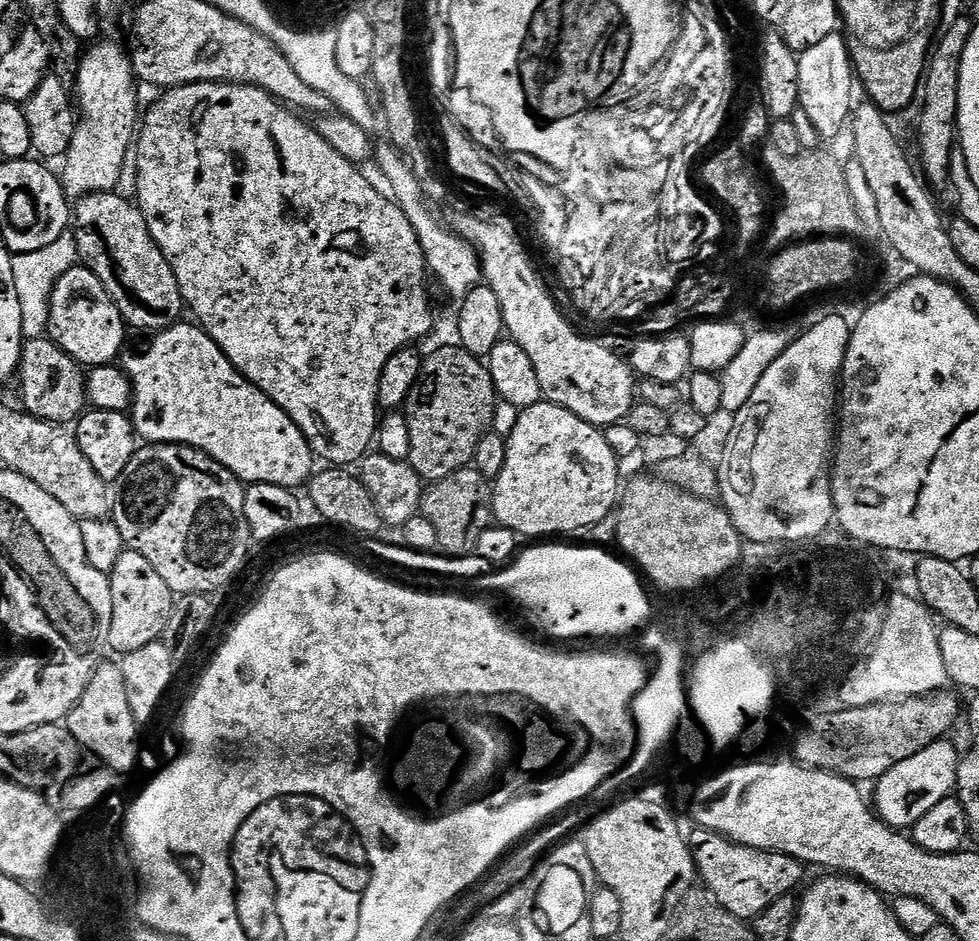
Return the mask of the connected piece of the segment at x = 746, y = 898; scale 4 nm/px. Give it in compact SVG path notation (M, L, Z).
M709 835L694 848L694 868L709 888L711 899L716 900L730 914L745 922L755 921L766 906L778 898L789 895L800 884L806 872L800 861L777 852L763 852L735 844L724 836Z

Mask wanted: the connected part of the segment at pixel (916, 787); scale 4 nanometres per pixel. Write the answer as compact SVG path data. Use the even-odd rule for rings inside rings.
M944 738L933 740L922 750L918 750L918 754L898 762L898 766L894 766L886 775L875 781L874 808L879 819L889 828L912 830L938 802L951 797L957 791L956 775L962 756L959 751L956 753L955 746L947 744L948 742Z

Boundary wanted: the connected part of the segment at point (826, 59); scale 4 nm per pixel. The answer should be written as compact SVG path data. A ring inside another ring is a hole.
M837 32L818 42L799 55L799 105L806 110L821 139L832 140L839 136L854 106L854 64L850 62L848 46L843 33Z

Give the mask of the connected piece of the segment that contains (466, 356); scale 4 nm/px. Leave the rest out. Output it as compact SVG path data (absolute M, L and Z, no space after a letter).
M461 346L440 348L423 357L420 377L417 378L406 401L406 423L410 434L408 463L425 482L435 482L454 474L459 468L469 467L475 458L479 442L493 426L498 395L489 372L489 365L481 357Z

